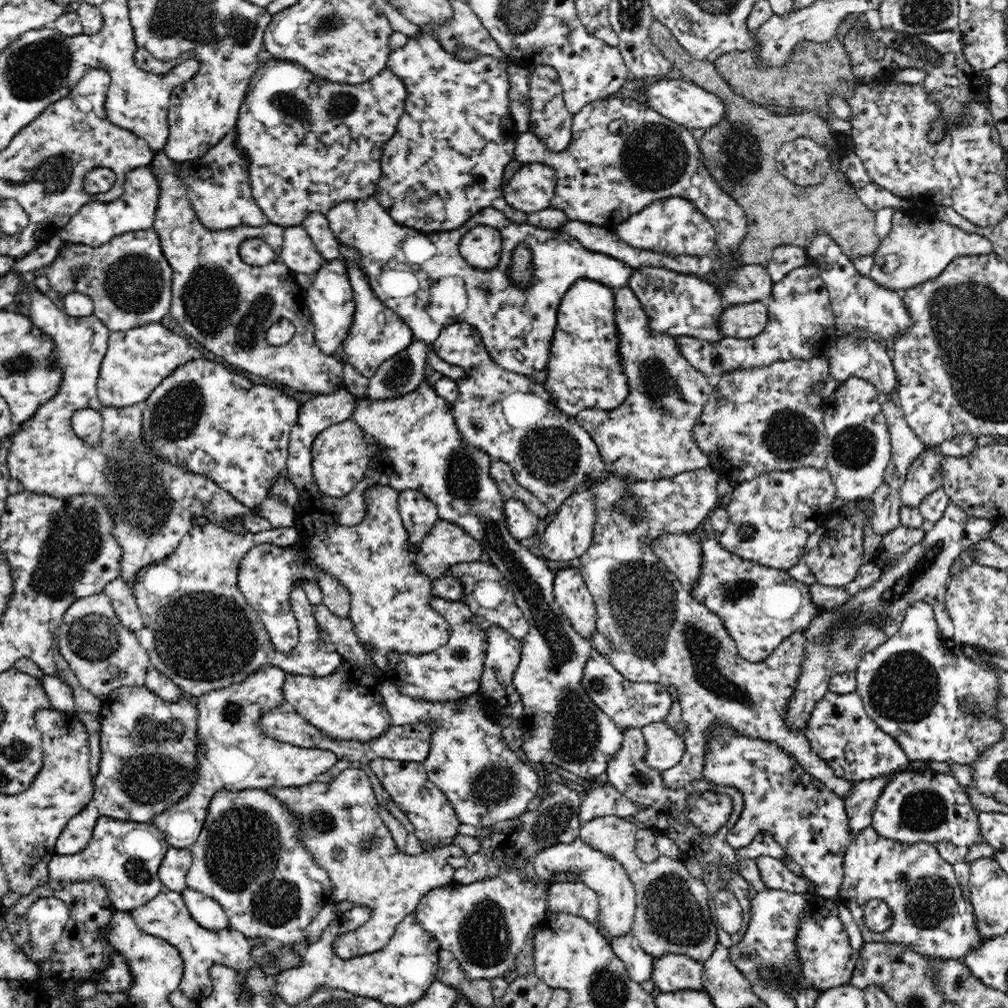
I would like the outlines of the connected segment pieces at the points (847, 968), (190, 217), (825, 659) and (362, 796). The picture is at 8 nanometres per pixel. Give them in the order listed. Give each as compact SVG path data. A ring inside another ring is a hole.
M819 896L819 898L814 898L814 902L808 901L805 907L800 924L797 926L797 936L794 941L799 973L792 977L790 973L786 973L778 967L769 967L762 968L759 977L761 982L777 986L779 990L784 991L784 994L790 994L794 999L802 990L822 992L850 983L852 973L859 960L859 954L852 948L843 922L840 921L835 901L822 900L822 896Z
M160 149L155 152L150 165L154 167L154 175L156 175L156 177L158 177L158 181L160 181L160 200L155 212L155 222L153 223L153 228L159 233L160 239L162 239L162 249L164 255L166 255L168 264L171 264L174 272L174 280L171 284L174 295L172 296L172 304L169 313L178 321L178 325L186 331L188 336L192 336L194 340L200 342L200 344L202 344L205 350L209 353L214 352L216 356L222 356L228 364L232 364L232 366L236 366L236 369L240 368L241 371L254 375L254 378L261 378L262 380L264 378L268 378L268 382L276 383L278 386L281 386L292 393L300 392L301 394L304 394L315 392L317 395L322 395L325 393L336 392L337 389L347 390L343 379L345 364L334 358L332 355L323 353L320 350L320 347L317 346L314 333L315 329L312 323L309 307L307 306L307 292L299 285L298 280L294 279L294 273L290 268L288 268L288 265L284 264L283 261L272 261L270 264L264 264L264 266L250 266L240 258L238 249L243 240L250 237L262 237L262 239L268 240L268 242L270 242L270 240L284 240L284 235L282 236L282 234L284 234L285 227L272 224L271 222L264 227L240 225L219 231L213 231L204 227L204 225L200 223L200 219L197 218L196 211L192 210L192 203L188 202L188 198L185 196L184 186L181 186L181 182L177 180L177 164L178 162L174 162L173 159L168 158L164 149ZM281 319L287 319L290 322L295 322L297 331L295 332L293 340L290 340L287 344L274 346L266 341L266 334L268 333L268 330Z
M950 502L947 510L941 516L941 519L934 523L932 530L925 532L924 538L909 548L901 555L892 568L883 572L880 580L876 580L866 589L862 589L854 597L848 598L842 605L836 605L832 609L825 609L818 613L808 625L804 633L804 657L801 660L801 672L798 676L792 696L785 704L785 713L783 714L785 726L792 732L804 732L807 722L817 701L829 691L828 687L832 676L841 672L856 671L860 661L867 652L873 651L876 647L887 642L896 632L899 631L901 622L905 617L906 610L914 600L924 600L933 606L937 627L943 637L954 639L955 629L952 619L946 606L946 590L949 580L949 569L959 558L960 551L969 548L976 542L989 538L993 524L988 519L976 519L972 515L965 514L956 506L956 503Z
M343 770L334 781L329 783L312 781L311 784L300 787L271 787L267 792L287 808L288 815L296 825L295 834L301 847L305 848L313 860L329 874L332 894L336 902L352 900L355 904L365 905L372 910L372 918L363 927L357 928L353 935L332 939L336 958L348 959L384 948L385 944L391 942L397 925L408 914L415 913L419 900L427 892L453 880L455 869L448 864L448 857L457 852L454 846L433 849L414 857L398 850L388 827L383 824L378 814L379 803L376 795L379 791L376 783L370 781L363 770Z

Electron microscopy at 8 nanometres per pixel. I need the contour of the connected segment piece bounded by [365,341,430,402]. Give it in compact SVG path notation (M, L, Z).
M415 341L380 364L375 376L369 379L365 400L396 399L414 391L426 379L429 349L424 342Z

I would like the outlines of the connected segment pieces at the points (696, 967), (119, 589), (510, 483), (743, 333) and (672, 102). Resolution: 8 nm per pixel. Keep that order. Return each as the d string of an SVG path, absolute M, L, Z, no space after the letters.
M686 955L655 958L651 980L655 988L665 993L706 990L703 961L692 960Z
M118 577L108 583L103 592L109 596L120 624L130 631L142 634L144 619L138 608L133 587Z
M492 460L490 475L496 481L504 500L516 499L522 501L539 519L545 518L548 514L548 507L544 506L544 503L529 490L516 482L512 469L507 464Z
M765 302L727 306L721 319L725 336L736 339L751 339L767 330L768 306Z
M673 76L661 79L645 87L646 103L662 116L676 121L686 128L710 128L722 124L728 116L726 103L716 94L690 83L688 80L675 79Z

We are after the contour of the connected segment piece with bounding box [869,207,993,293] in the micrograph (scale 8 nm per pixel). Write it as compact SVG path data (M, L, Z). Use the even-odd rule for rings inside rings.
M931 207L921 210L915 208L896 209L892 215L890 232L881 239L881 243L876 249L874 265L871 268L869 277L884 288L896 289L903 293L906 289L936 278L942 271L946 270L948 264L954 259L992 252L993 244L987 237L980 233L967 232L966 229L962 229L958 225L948 224L938 219Z

